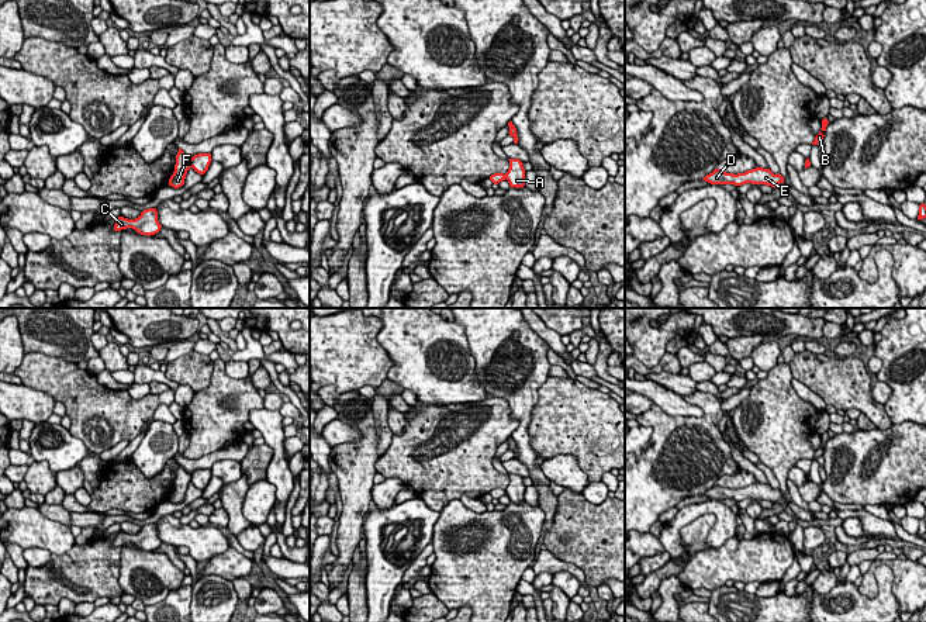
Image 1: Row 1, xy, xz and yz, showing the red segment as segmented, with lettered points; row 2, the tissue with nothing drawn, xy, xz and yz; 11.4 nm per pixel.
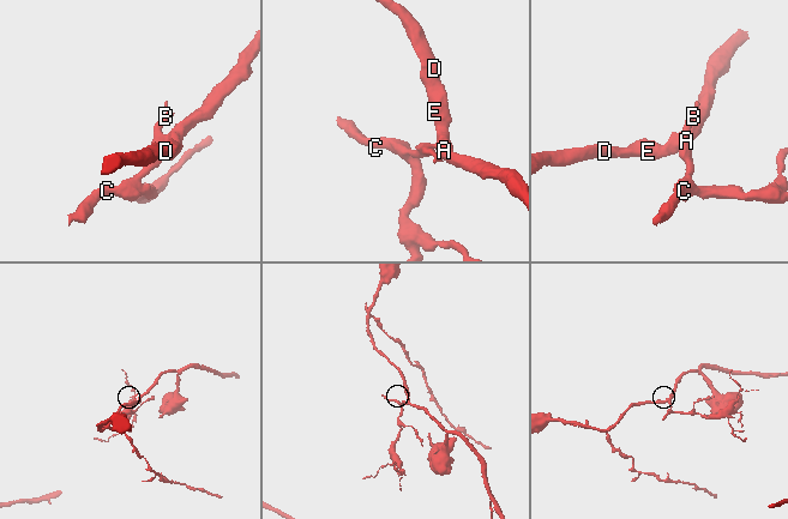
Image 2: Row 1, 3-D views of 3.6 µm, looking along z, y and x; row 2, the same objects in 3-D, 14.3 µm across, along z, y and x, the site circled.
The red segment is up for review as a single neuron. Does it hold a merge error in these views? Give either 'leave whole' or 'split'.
split

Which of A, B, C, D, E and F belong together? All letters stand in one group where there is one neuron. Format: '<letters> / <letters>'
A D E / B C F

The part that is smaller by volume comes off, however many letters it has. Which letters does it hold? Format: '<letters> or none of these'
B, C, F

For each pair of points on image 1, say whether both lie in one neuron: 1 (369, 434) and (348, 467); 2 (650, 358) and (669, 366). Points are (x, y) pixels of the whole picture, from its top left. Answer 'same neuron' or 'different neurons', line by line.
1: same neuron
2: different neurons

